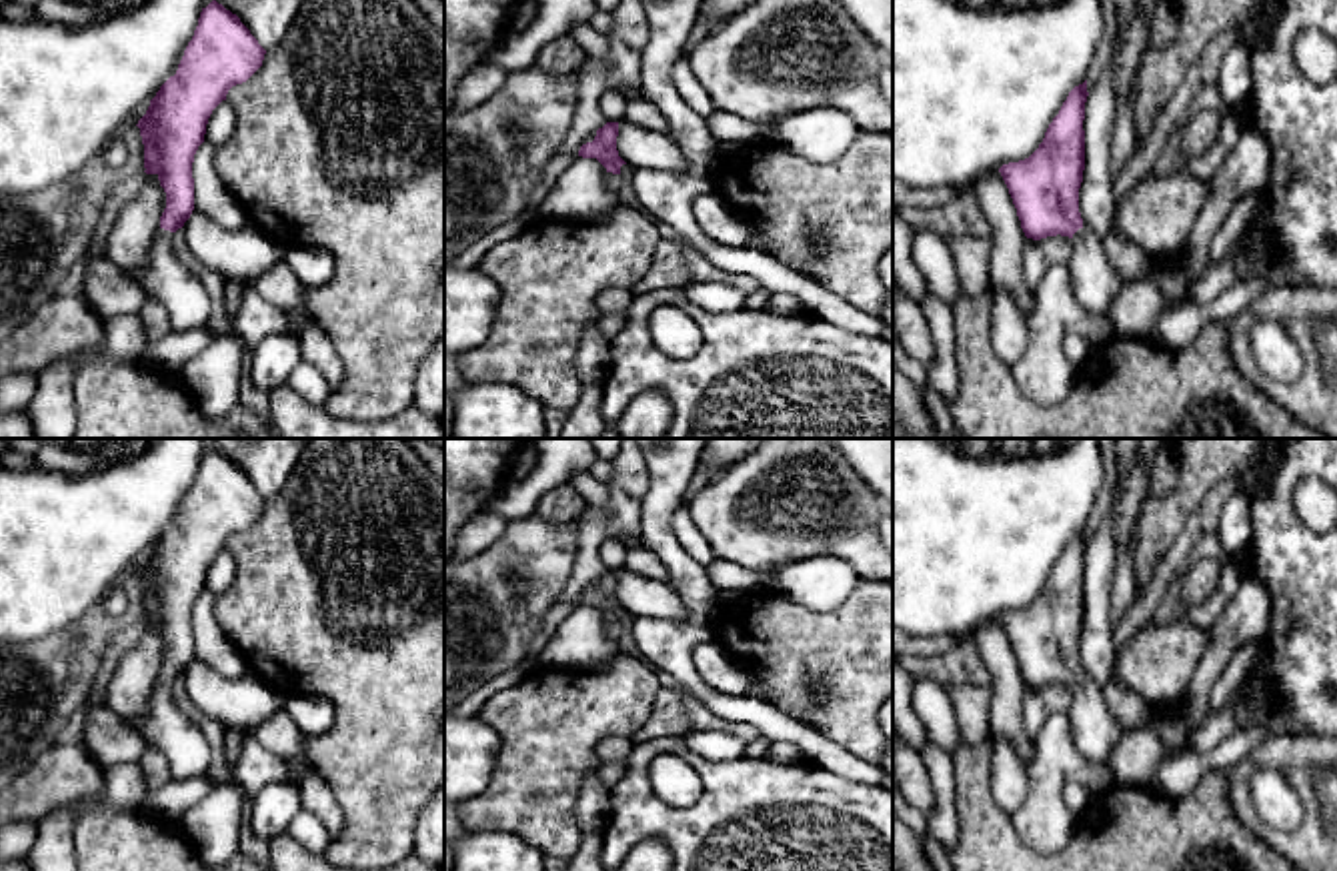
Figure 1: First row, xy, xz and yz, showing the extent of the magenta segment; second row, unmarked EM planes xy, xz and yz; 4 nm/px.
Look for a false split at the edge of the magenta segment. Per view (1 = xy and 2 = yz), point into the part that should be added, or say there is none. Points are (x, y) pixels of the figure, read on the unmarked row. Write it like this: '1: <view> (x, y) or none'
1: xy (163, 725)
2: yz (1095, 731)

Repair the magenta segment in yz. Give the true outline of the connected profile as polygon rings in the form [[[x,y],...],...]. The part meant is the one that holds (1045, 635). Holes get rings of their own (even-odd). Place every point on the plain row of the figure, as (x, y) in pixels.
[[[1087,529],[1075,535],[1049,573],[1039,597],[1025,609],[999,617],[1027,687],[1069,685],[1071,739],[1095,765],[1109,767],[1121,725],[1103,699],[1103,687],[1083,673],[1079,637],[1085,619]]]

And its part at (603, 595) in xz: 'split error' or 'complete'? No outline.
split error

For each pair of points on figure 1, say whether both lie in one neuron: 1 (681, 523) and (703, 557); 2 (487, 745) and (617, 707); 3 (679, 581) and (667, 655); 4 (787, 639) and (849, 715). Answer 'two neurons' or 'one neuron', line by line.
1: one neuron
2: two neurons
3: one neuron
4: one neuron

